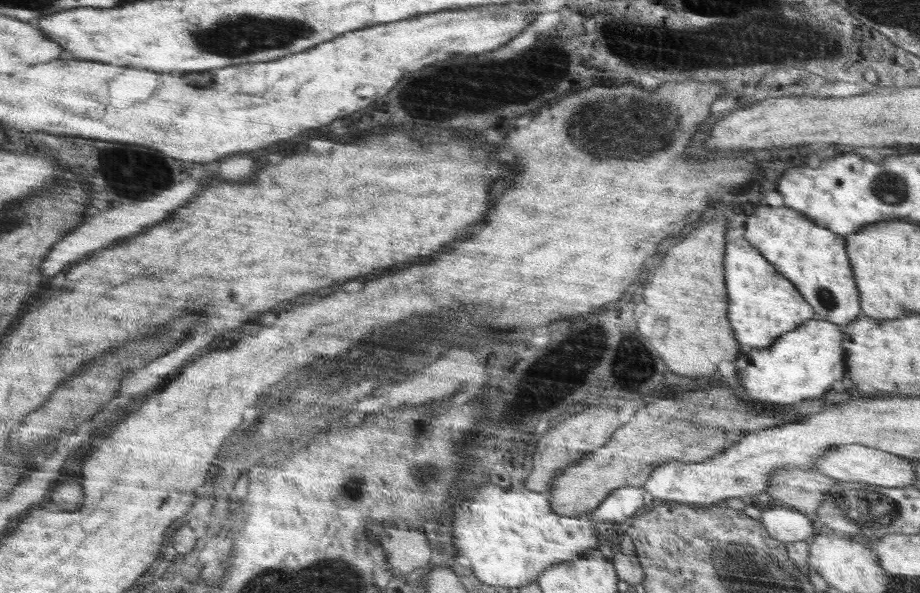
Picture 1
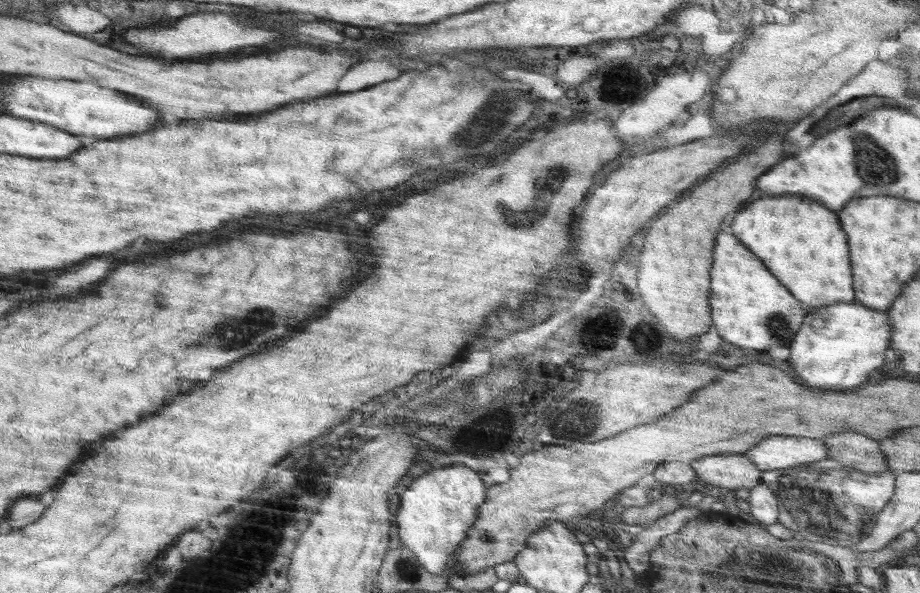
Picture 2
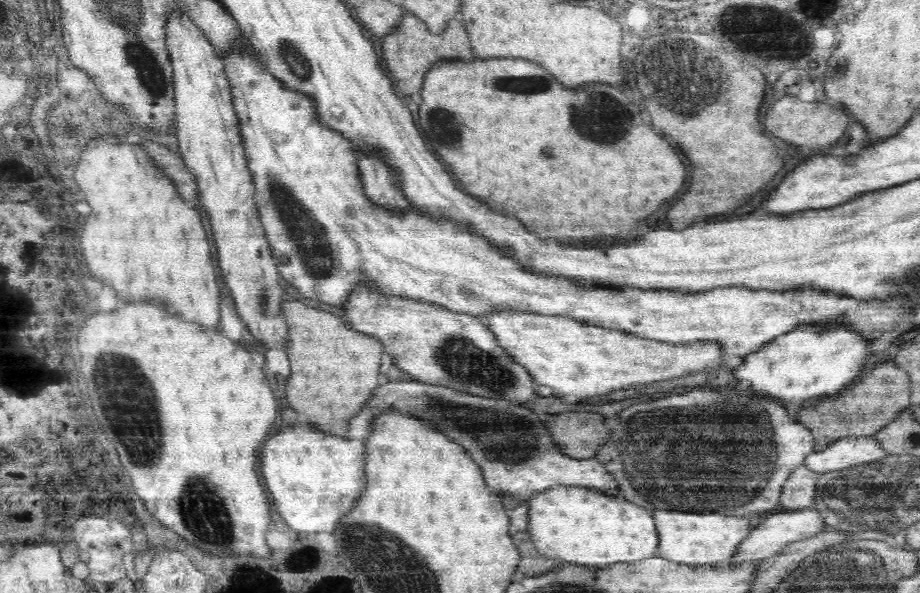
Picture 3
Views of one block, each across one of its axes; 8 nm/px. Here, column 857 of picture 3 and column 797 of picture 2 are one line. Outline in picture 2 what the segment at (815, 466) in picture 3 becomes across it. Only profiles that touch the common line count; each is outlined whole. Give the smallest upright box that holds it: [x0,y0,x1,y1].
[744,435,828,470]

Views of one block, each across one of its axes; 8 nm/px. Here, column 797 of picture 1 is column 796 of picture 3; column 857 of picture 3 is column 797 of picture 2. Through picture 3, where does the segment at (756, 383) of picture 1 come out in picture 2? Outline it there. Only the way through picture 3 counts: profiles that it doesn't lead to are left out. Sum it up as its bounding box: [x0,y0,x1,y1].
[790,302,890,390]

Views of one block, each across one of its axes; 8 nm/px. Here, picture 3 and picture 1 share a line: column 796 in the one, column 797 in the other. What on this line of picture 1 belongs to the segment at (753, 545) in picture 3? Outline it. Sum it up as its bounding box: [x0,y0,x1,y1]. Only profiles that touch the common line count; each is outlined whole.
[759,508,816,544]

